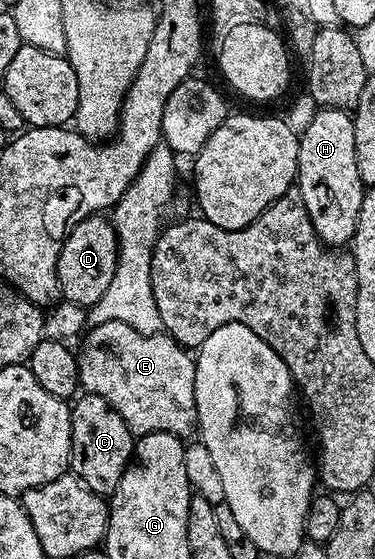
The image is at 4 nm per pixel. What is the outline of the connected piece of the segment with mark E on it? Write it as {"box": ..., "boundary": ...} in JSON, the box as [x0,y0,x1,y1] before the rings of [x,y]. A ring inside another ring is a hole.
{"box":[78,322,197,438],"boundary":[[[102,322],[91,325],[79,341],[78,374],[81,389],[89,396],[101,396],[122,414],[122,422],[132,431],[133,437],[139,438],[155,432],[169,432],[181,438],[197,431],[196,399],[194,398],[194,374],[196,361],[189,349],[181,346],[163,331],[147,336],[126,322]]]}

